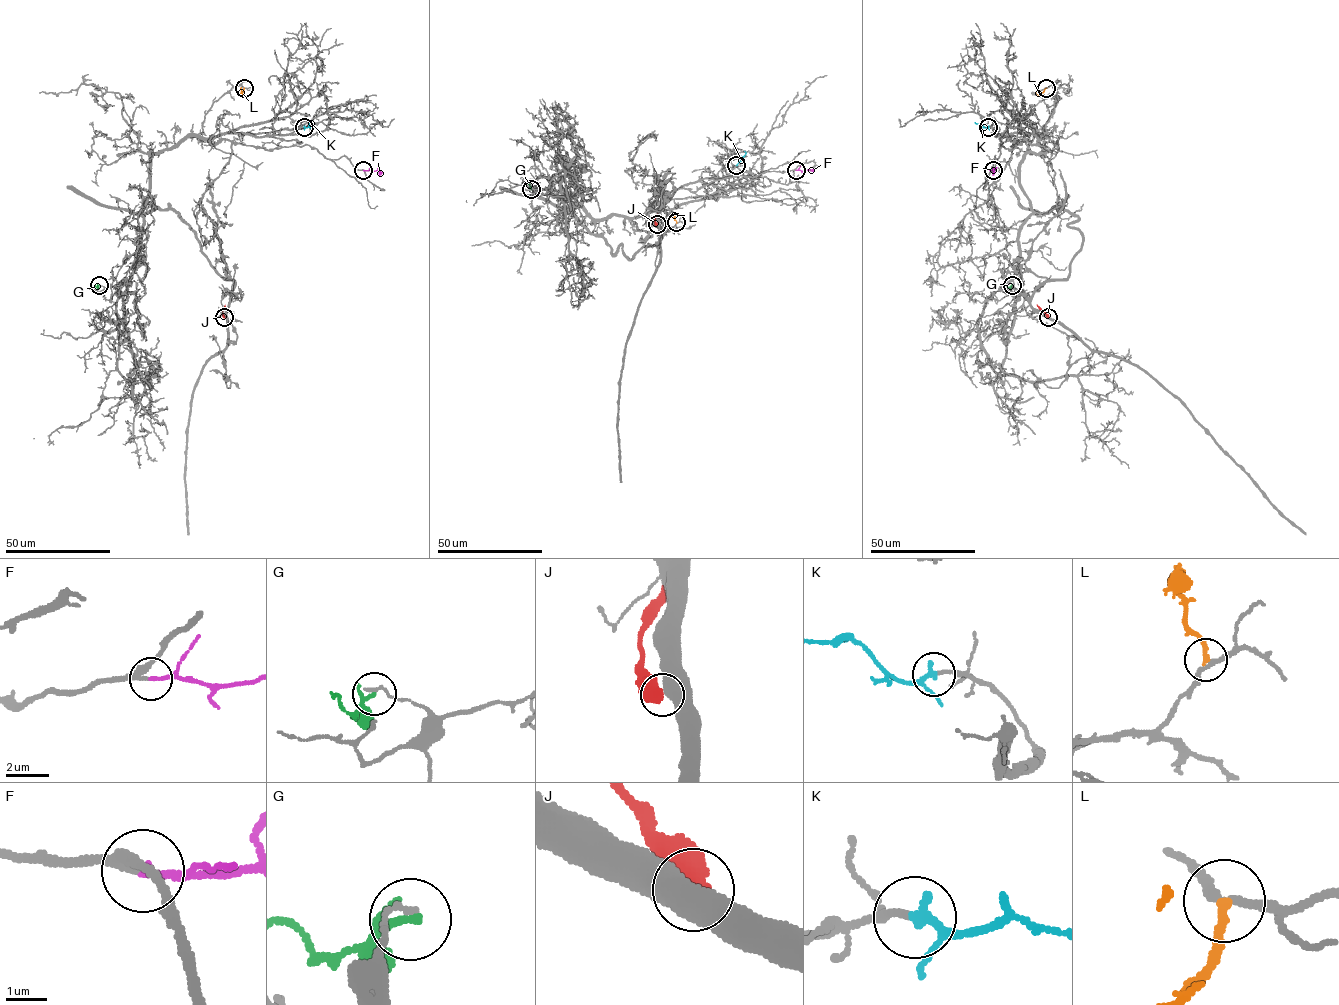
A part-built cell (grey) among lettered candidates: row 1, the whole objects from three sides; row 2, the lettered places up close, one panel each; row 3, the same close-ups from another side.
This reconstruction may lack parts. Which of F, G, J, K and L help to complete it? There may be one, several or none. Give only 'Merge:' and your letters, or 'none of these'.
Merge: F, K

